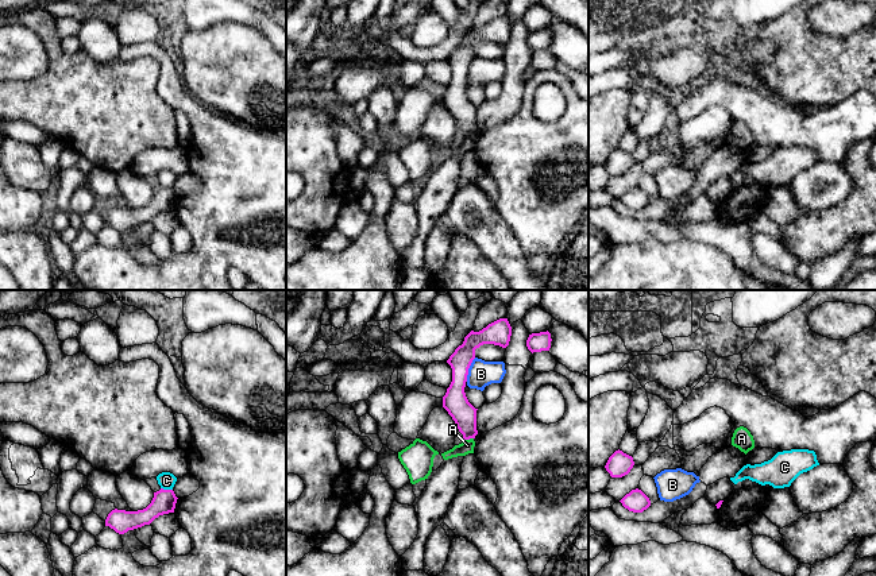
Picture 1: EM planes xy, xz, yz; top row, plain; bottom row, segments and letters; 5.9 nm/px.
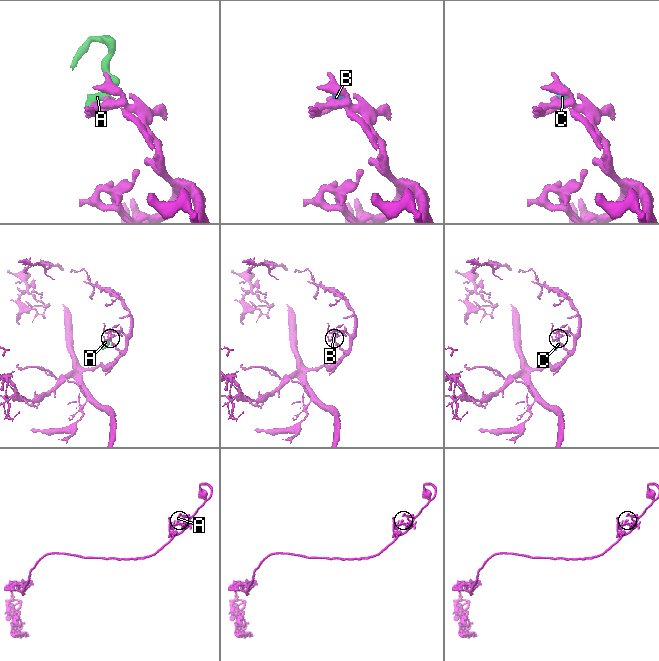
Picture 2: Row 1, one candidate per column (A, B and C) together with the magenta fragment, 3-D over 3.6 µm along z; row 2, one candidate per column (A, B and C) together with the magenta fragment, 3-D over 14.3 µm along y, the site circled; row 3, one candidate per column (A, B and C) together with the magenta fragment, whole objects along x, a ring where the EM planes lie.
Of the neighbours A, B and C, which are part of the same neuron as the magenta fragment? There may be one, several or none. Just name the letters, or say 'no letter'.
no letter

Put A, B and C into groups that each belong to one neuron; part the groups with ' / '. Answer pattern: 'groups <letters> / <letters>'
groups A / B C

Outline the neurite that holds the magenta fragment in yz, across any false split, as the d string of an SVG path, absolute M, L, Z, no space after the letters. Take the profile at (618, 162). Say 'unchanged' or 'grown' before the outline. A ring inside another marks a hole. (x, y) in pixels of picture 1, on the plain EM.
unchanged | M618 147L609 155L605 166L611 175L622 175L630 170L633 163L633 155Z

